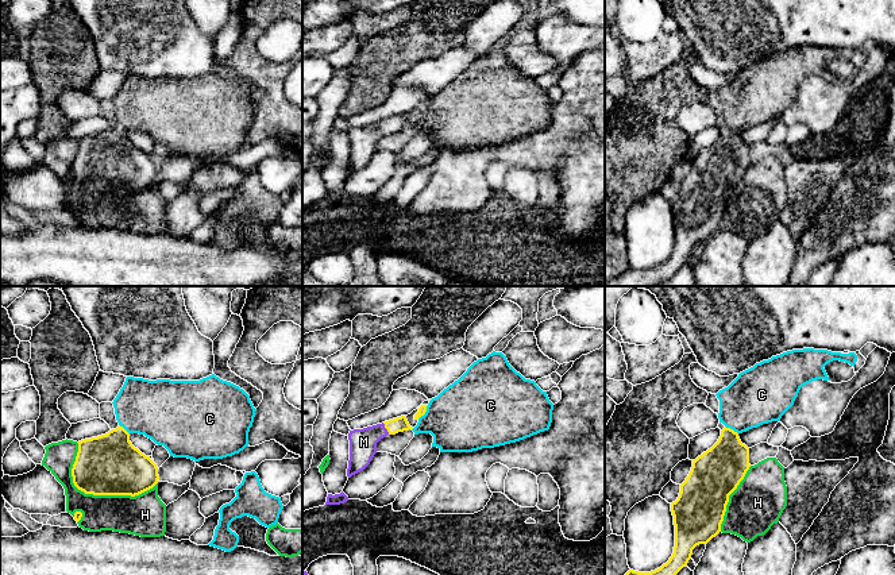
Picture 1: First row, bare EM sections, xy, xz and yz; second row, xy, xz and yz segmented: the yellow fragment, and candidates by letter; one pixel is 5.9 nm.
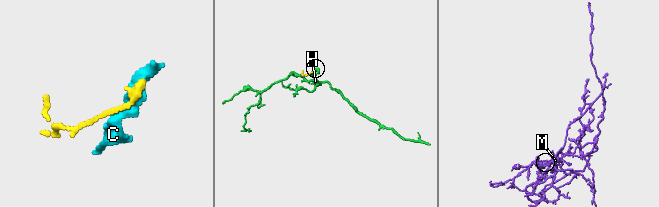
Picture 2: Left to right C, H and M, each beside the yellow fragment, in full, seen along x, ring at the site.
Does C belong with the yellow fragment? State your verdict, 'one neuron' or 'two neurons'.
two neurons

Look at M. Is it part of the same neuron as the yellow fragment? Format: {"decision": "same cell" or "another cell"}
{"decision": "same cell"}

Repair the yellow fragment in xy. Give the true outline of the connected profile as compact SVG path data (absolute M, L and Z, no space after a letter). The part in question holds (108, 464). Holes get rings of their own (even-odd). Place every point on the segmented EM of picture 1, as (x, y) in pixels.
M123 428L78 441L74 486L93 495L139 495L159 481L158 467L130 441Z

